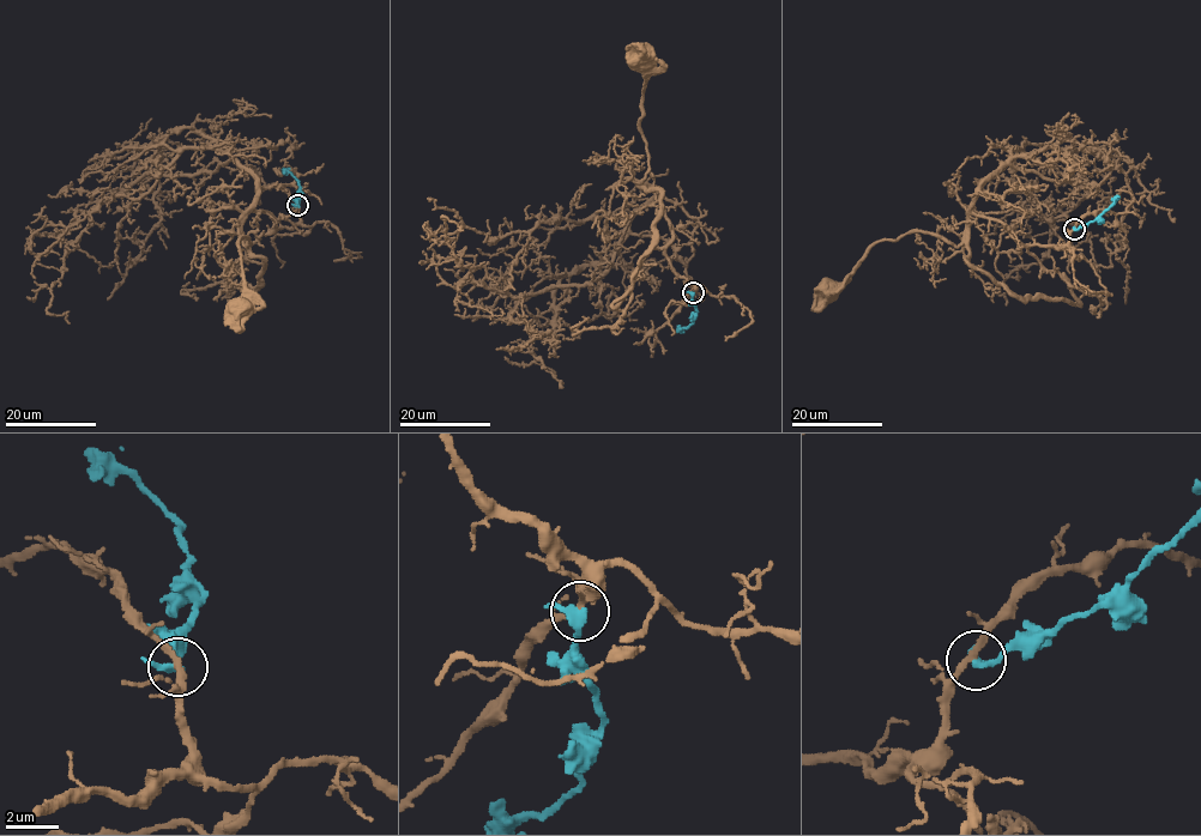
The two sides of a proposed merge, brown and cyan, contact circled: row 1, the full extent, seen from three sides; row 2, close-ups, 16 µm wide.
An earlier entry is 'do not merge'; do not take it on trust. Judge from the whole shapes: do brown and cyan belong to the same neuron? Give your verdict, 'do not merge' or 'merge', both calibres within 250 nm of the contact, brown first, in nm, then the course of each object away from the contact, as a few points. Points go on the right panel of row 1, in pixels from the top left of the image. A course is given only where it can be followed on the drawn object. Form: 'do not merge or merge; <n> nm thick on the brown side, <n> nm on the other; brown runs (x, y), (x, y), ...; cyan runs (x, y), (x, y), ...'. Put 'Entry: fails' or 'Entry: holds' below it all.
do not merge; 240 nm thick on the brown side, 260 nm on the other; brown runs (1074, 229), (1064, 244), (1025, 246), (971, 213), (958, 247), (922, 232), (877, 240), (828, 288); cyan runs (1074, 229), (1097, 218), (1117, 195)
Entry: holds

